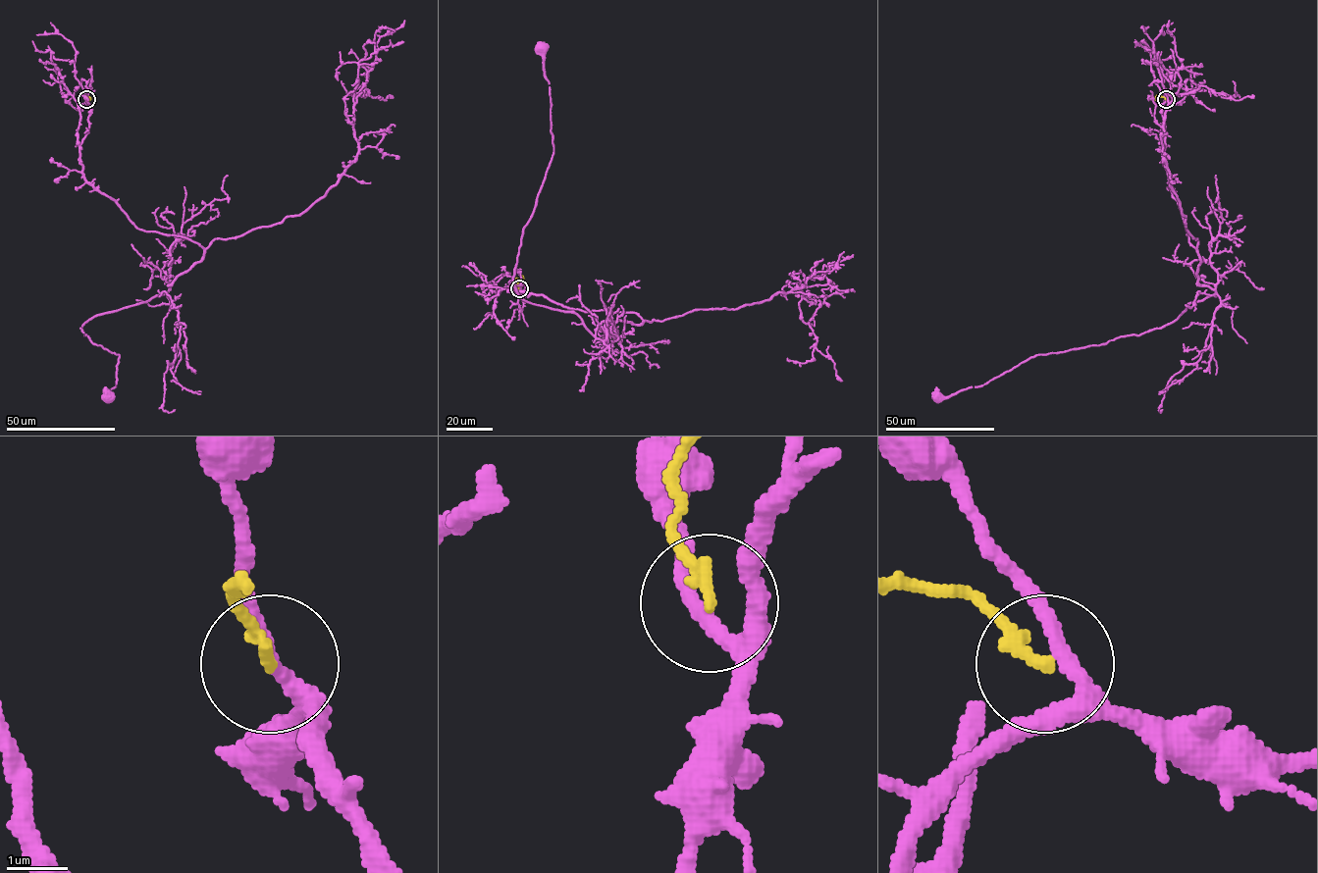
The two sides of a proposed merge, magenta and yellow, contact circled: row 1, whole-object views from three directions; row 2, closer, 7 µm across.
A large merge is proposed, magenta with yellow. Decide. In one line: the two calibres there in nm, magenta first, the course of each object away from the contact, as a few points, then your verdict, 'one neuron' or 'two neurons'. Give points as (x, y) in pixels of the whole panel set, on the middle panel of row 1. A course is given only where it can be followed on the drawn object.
calibres 240 and 200 nm; course magenta (519, 289), (643, 320), (609, 322), (598, 339), (575, 313), (525, 301), (512, 281), (553, 150), (542, 46); course yellow (519, 288), (517, 282), (522, 276); two neurons

